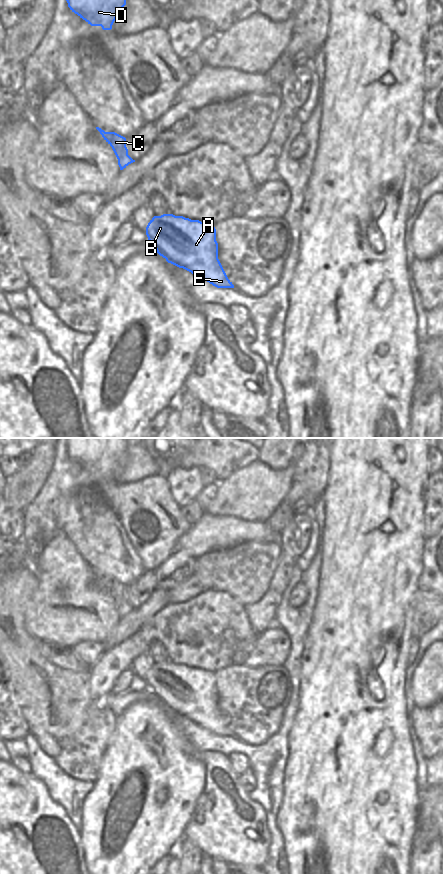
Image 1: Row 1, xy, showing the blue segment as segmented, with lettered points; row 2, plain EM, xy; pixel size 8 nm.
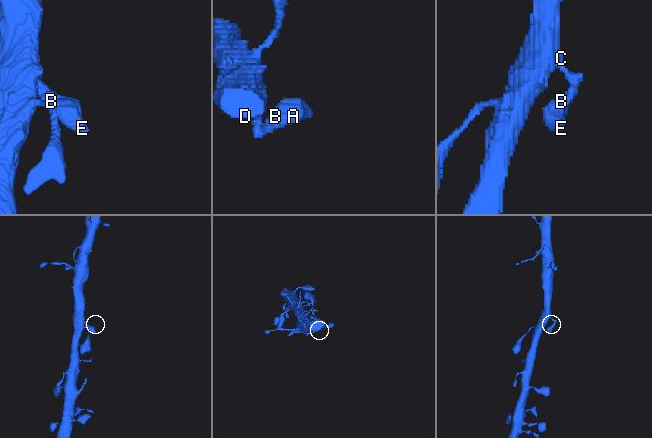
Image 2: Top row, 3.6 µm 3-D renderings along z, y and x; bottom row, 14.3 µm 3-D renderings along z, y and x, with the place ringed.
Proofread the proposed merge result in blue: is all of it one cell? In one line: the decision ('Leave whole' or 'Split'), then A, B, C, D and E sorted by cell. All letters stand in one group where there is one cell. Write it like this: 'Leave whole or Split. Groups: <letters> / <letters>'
Leave whole. Groups: A B C D E

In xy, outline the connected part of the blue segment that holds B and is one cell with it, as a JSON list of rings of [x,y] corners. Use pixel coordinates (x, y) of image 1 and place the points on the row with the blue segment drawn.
[[[154,216],[146,227],[157,253],[217,288],[234,288],[219,259],[214,224],[183,216]]]

